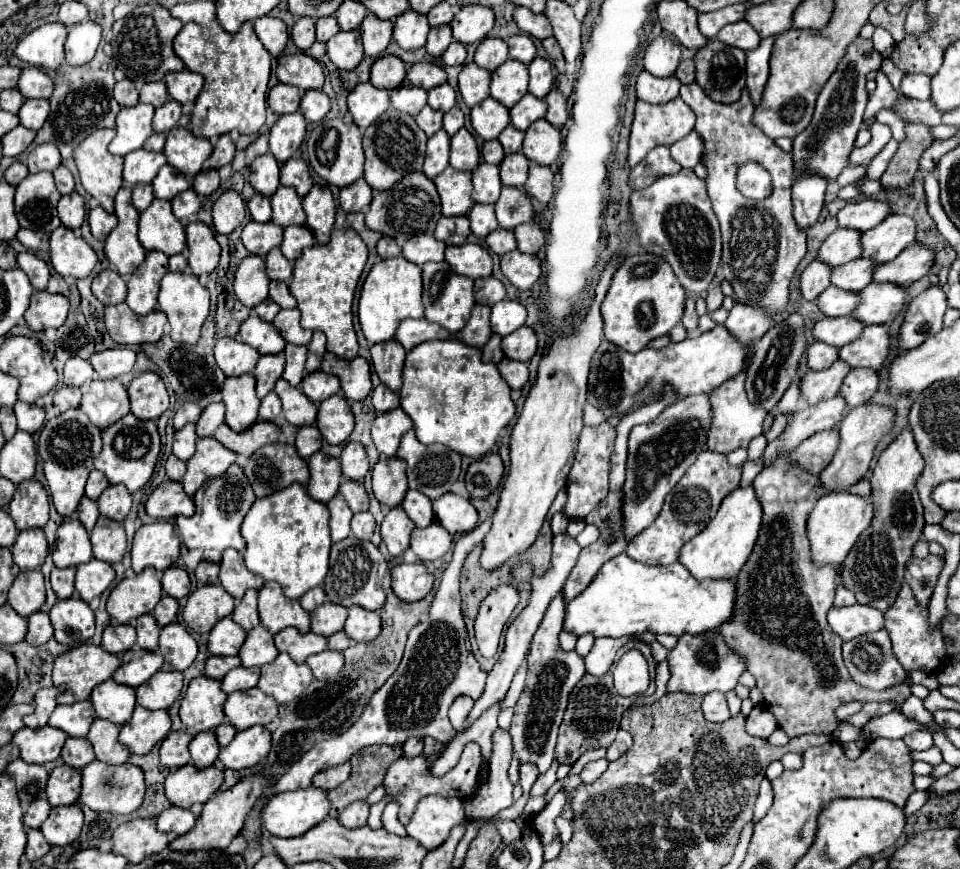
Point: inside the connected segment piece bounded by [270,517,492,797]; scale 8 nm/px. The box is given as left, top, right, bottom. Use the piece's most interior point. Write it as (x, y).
(438, 665)

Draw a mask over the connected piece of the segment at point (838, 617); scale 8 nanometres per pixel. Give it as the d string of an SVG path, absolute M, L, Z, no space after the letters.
M868 605L832 607L828 613L828 623L842 641L848 641L864 633L880 631L884 627L884 615Z

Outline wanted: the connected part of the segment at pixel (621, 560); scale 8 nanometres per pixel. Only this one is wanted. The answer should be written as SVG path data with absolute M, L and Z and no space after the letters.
M626 553L610 559L596 573L592 583L568 603L568 611L564 617L564 629L574 635L592 633L594 637L624 637L624 635L642 635L642 633L668 633L668 635L700 635L710 631L720 631L720 625L728 623L734 613L736 603L736 577L732 579L708 579L698 581L684 569L680 563L672 563L666 567L650 567L632 561Z

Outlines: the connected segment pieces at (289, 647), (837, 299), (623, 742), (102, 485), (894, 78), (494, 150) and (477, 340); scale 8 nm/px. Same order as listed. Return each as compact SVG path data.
M288 627L274 635L278 651L286 651L296 663L304 663L308 655L320 653L326 649L326 637L318 633L300 633L294 627Z
M828 287L816 299L816 303L826 317L842 317L842 315L850 315L852 309L856 309L856 293L848 293L846 289Z
M618 733L618 735L616 735L616 741L608 747L606 759L608 759L608 761L616 761L616 759L622 757L630 747L632 747L632 737L630 737L628 733Z
M92 471L90 473L90 477L88 477L88 483L86 483L86 495L92 499L92 501L96 501L98 497L100 497L100 493L108 487L110 483L108 483L108 479L104 477L104 473L100 473L100 471Z
M882 61L882 67L880 67L880 69L888 75L888 79L890 79L890 83L892 83L892 87L894 87L894 91L900 91L898 87L900 87L900 83L902 83L904 73L902 73L900 69L896 69L896 67L892 65L892 61Z
M492 139L492 141L486 141L486 143L484 143L484 147L482 147L482 155L484 155L484 161L486 161L486 163L500 165L500 161L504 159L504 149L502 149L500 141Z
M474 305L472 307L472 315L468 319L468 325L464 329L460 329L460 333L456 333L454 337L464 341L466 345L472 347L482 347L488 337L492 335L492 327L490 327L490 307L486 305Z

